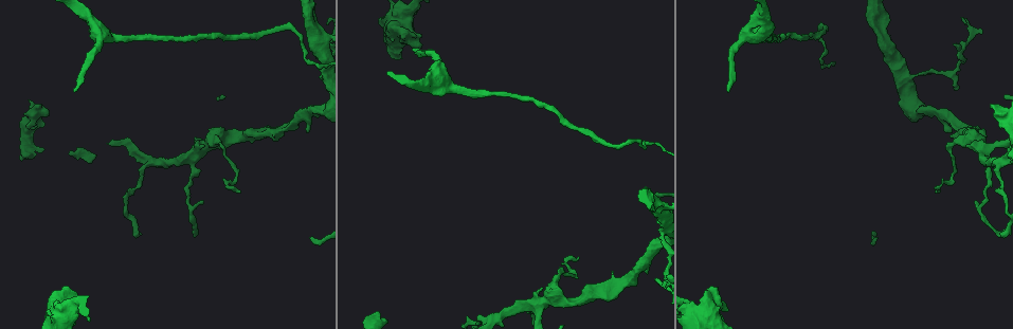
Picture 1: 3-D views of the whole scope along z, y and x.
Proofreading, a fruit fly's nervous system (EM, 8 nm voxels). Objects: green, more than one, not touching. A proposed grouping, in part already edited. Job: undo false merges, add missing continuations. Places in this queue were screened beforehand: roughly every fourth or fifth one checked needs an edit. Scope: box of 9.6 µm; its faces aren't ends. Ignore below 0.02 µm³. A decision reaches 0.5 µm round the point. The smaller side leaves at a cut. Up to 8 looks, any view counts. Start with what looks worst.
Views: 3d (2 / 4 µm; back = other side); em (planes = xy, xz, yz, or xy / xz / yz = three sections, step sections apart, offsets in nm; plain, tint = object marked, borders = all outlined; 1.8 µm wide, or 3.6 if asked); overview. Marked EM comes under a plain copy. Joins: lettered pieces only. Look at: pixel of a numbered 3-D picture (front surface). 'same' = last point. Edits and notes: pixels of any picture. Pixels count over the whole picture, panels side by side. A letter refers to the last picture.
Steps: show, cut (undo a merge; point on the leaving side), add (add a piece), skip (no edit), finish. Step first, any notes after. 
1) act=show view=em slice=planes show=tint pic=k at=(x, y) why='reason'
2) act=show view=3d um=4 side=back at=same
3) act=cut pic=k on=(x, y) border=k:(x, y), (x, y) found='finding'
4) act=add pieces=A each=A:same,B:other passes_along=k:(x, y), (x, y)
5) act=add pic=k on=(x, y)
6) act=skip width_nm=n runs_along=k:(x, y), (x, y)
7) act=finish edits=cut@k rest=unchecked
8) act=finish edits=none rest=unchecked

act=show view=em um=3.6 slice=planes show=borders pic=1 at=(415, 49)

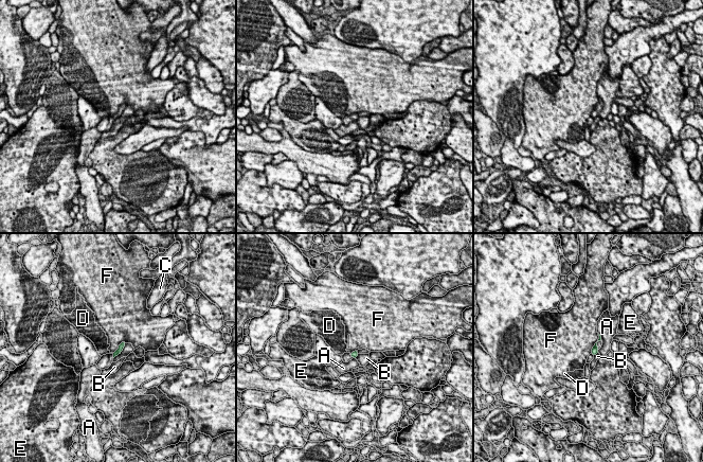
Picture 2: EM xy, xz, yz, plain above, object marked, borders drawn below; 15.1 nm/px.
act=skip each=A:other,B:other,C:other,D:other,E:other,F:other found='no lettered piece goes on from it'

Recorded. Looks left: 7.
act=show view=em slice=planes show=borders pic=1 at=(443, 82) why='sudden change in width'

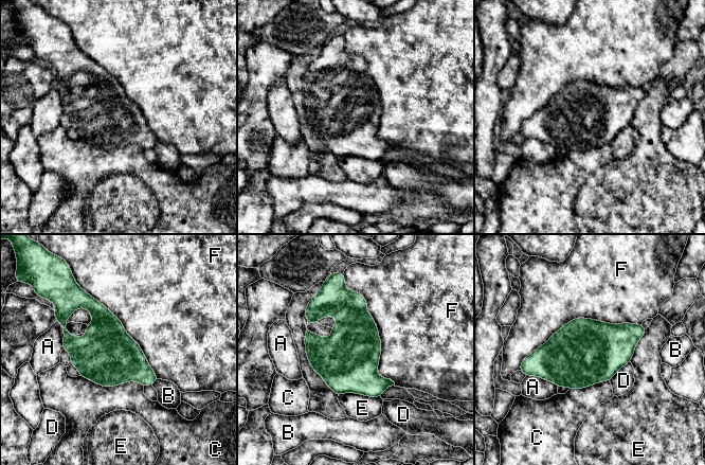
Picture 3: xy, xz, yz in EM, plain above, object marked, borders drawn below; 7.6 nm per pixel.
act=skip width_nm=460 each=A:other,B:other,C:other,D:other,E:other,F:other border=3:(642, 323), (574, 318), (520, 364) found='one neuron here'

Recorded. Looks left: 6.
act=show view=3d um=4 pic=1 at=(403, 12) why='sudden change in width'

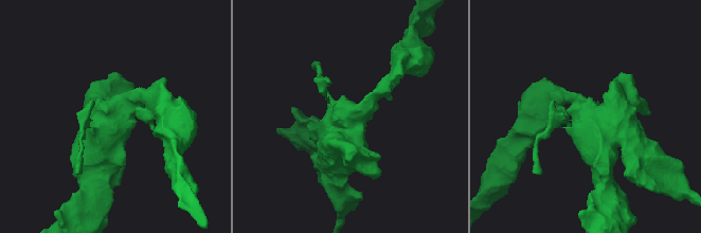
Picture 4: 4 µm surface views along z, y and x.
act=show view=em um=3.6 slice=planes show=borders pic=4 at=(349, 118) why='now the EM'

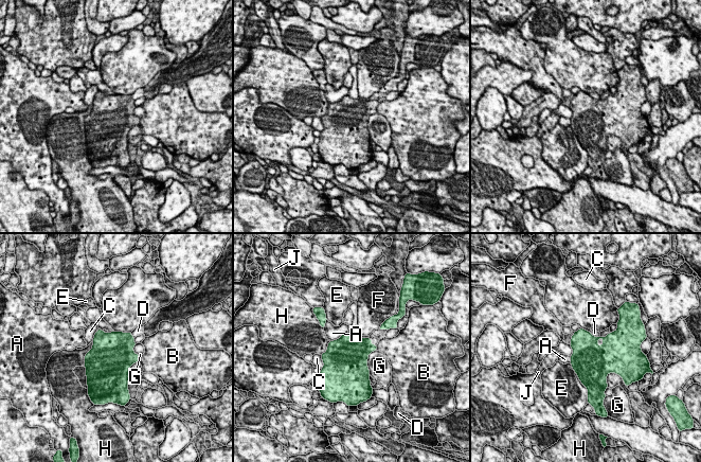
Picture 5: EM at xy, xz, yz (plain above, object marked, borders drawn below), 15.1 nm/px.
act=skip longest_contact=E:460nm each=A:other,B:other,C:other,D:other,E:other,F:other,G:other,H:other,J:other border=5:(589, 332), (599, 336) found='continuous, no second neuron'

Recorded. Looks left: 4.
act=finish edits=none rest=unchecked

